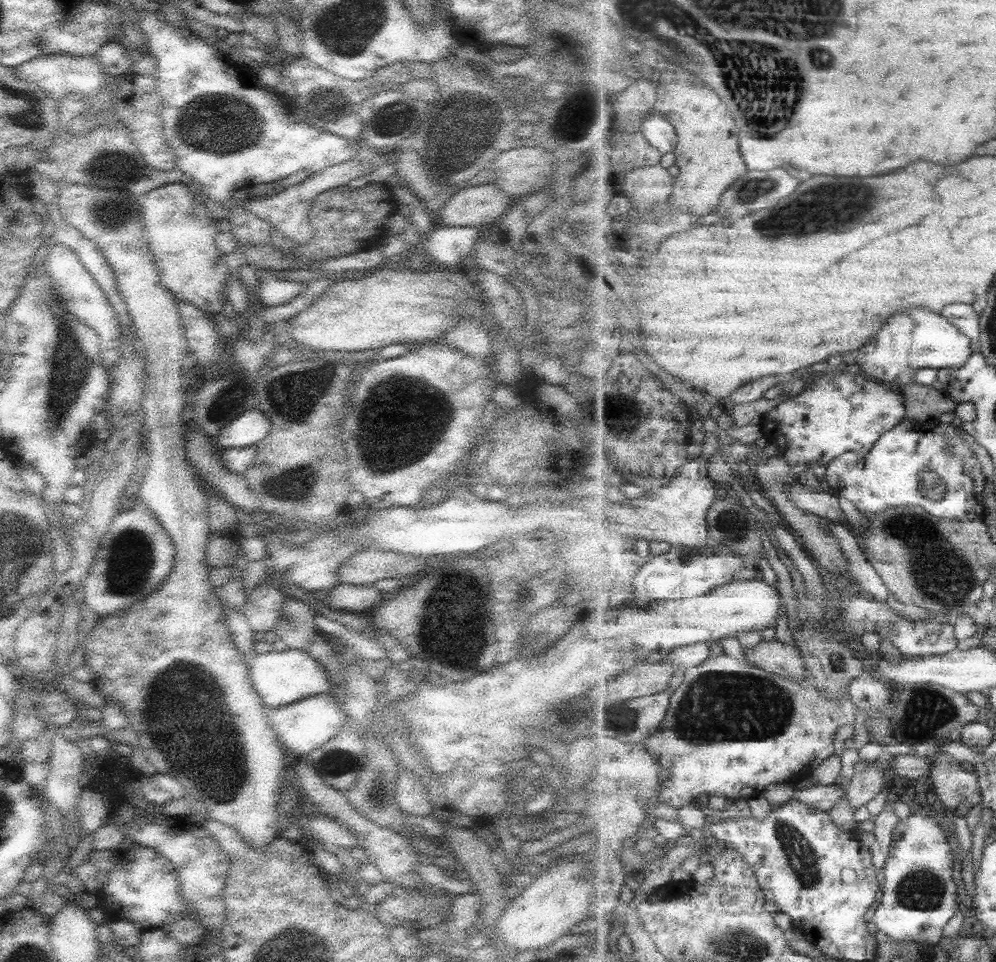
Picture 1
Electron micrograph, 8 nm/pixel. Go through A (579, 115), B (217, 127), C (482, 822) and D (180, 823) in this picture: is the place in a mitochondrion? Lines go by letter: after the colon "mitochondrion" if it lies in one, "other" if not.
A: other
B: mitochondrion
C: other
D: other

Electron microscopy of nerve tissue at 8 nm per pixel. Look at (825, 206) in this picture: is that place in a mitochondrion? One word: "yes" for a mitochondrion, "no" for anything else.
yes

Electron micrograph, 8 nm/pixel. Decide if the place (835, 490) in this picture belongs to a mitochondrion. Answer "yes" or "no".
no

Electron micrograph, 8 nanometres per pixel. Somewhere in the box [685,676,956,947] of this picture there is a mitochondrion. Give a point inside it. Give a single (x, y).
(801, 856)

